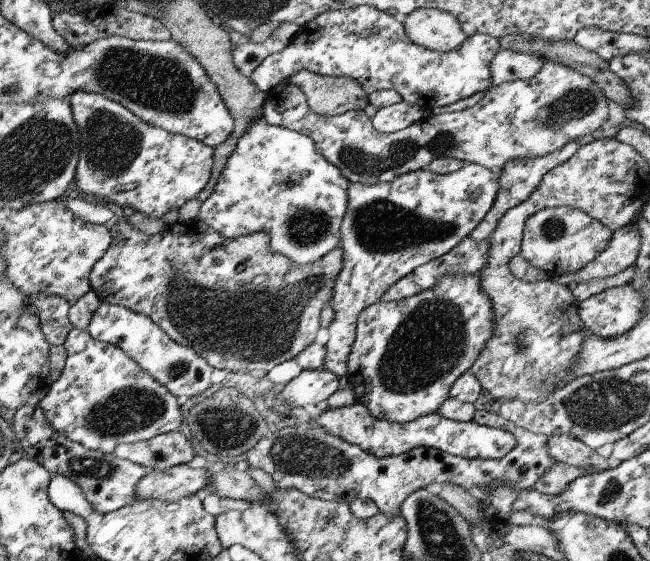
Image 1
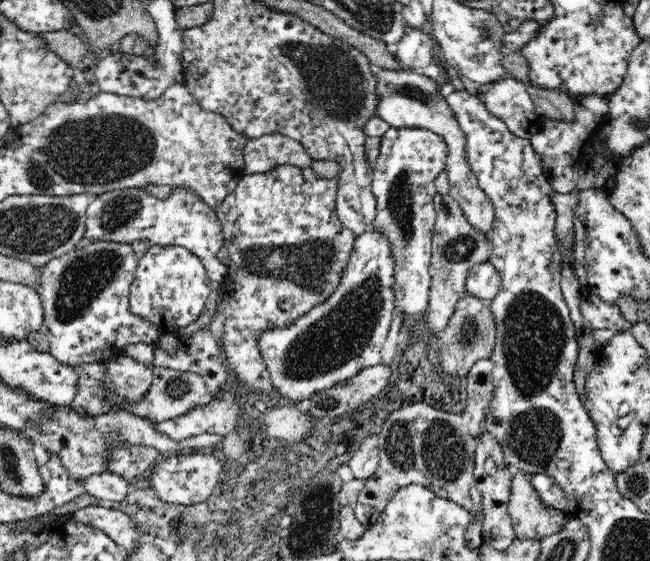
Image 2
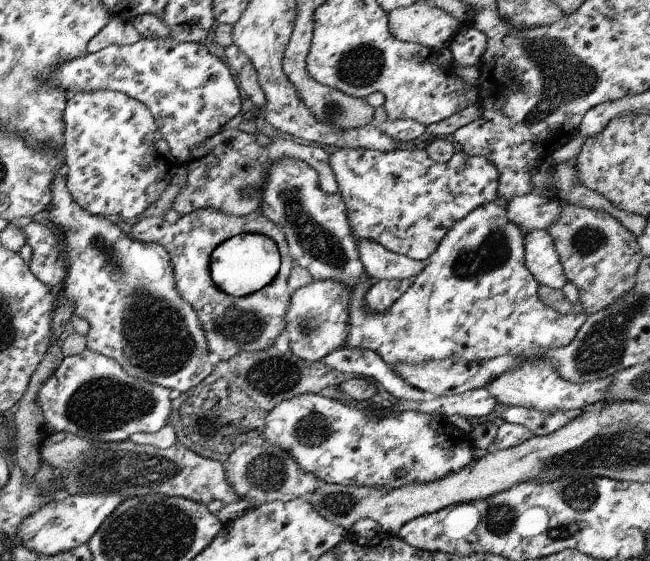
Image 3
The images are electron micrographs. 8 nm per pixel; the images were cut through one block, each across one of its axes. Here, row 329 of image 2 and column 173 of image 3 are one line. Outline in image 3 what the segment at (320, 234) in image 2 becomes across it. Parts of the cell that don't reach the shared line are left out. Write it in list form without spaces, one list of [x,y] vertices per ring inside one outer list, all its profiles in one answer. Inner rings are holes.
[[[211,208],[195,210],[181,215],[174,224],[162,218],[148,216],[131,222],[128,237],[162,246],[173,266],[173,278],[177,294],[183,298],[197,314],[201,330],[205,334],[209,352],[215,352],[221,360],[227,360],[239,352],[265,350],[285,328],[285,312],[289,308],[289,291],[286,288],[286,277],[294,266],[289,249],[279,226],[270,223],[261,212],[253,211],[243,216],[221,214]],[[238,234],[261,234],[275,242],[280,258],[280,266],[275,278],[257,292],[237,298],[225,294],[214,285],[209,274],[209,261],[212,250],[228,238]]]

